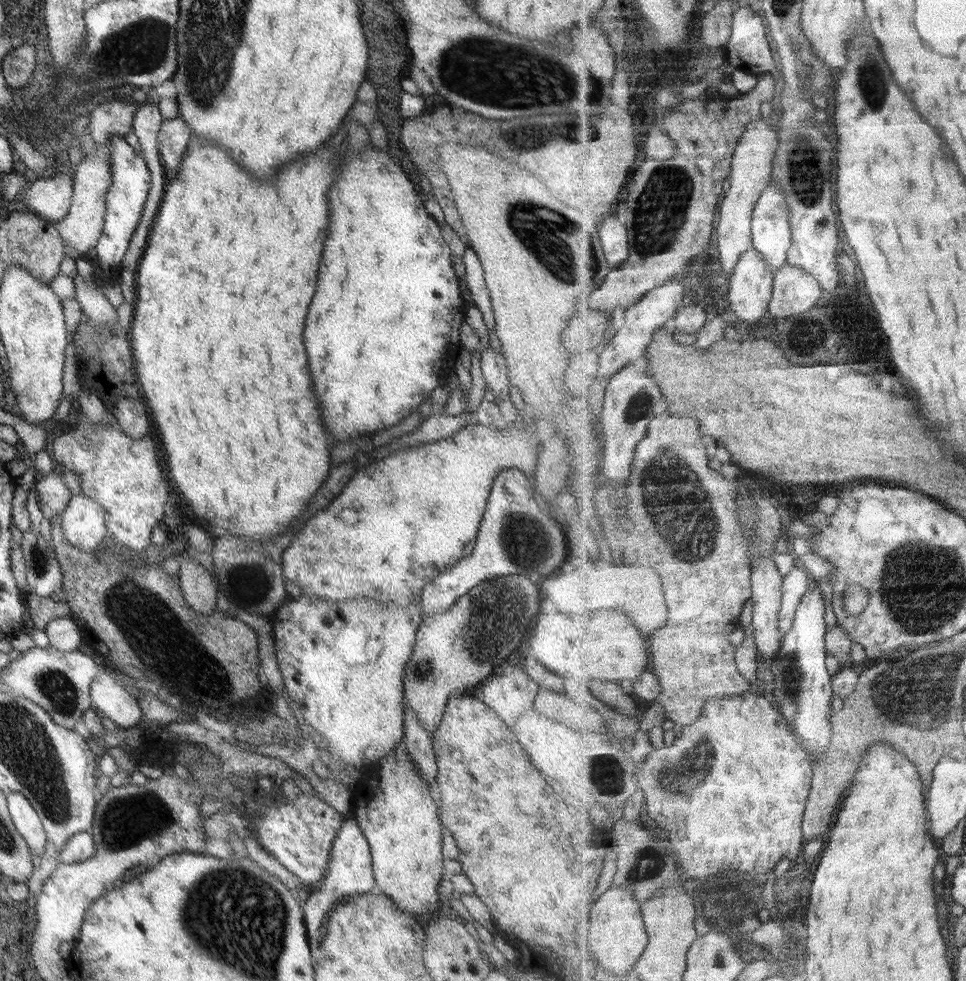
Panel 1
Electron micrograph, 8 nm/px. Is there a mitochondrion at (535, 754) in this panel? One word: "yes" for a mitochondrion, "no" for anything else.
no

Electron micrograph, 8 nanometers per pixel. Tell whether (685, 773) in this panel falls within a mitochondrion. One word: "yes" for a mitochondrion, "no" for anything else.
yes

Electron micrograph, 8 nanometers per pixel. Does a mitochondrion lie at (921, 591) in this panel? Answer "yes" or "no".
yes

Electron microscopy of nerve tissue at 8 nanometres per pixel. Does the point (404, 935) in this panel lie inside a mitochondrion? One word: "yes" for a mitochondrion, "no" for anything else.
no

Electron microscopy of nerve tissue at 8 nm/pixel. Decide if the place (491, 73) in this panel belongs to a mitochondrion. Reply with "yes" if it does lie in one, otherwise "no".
yes

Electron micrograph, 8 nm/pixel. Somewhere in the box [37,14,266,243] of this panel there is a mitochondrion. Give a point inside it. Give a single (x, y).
(141, 48)

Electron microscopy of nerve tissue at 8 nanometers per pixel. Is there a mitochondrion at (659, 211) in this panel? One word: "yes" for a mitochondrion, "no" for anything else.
yes

